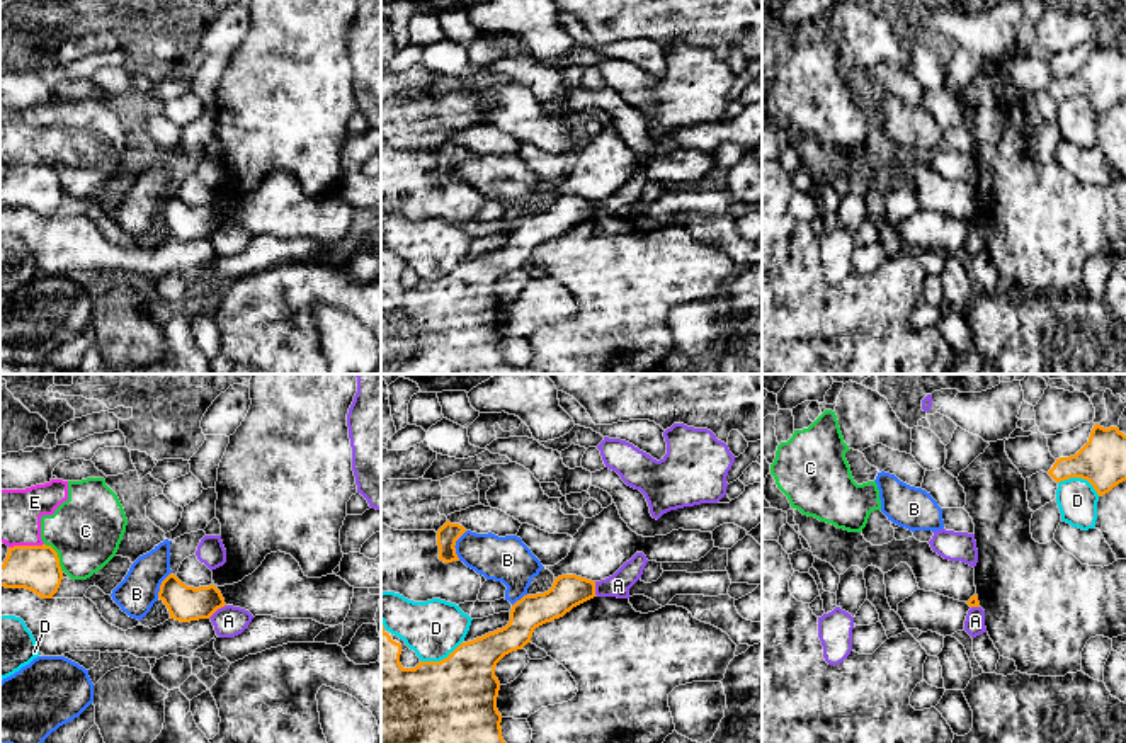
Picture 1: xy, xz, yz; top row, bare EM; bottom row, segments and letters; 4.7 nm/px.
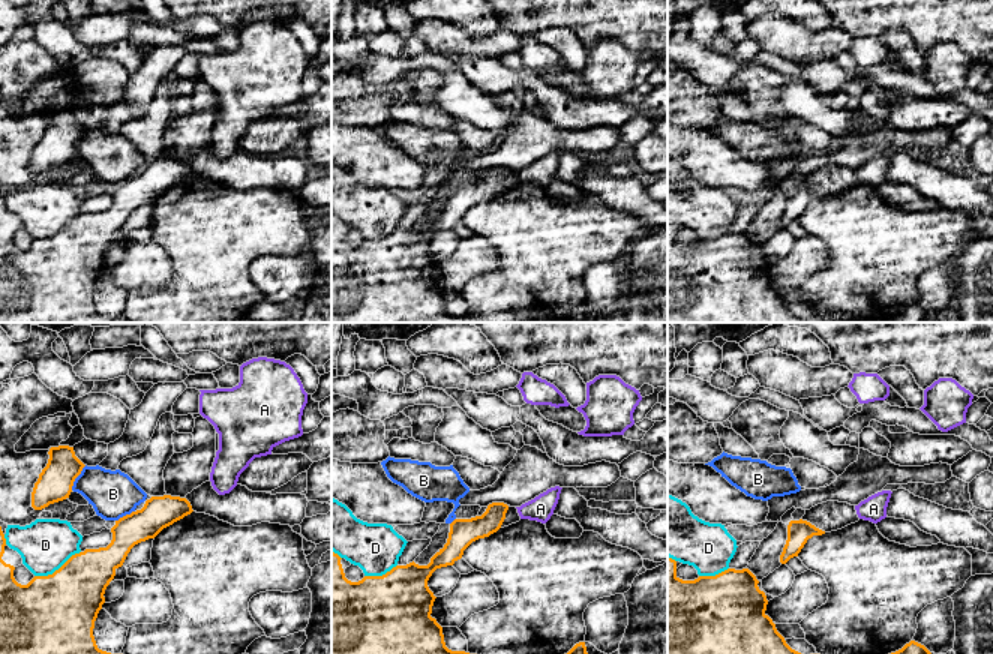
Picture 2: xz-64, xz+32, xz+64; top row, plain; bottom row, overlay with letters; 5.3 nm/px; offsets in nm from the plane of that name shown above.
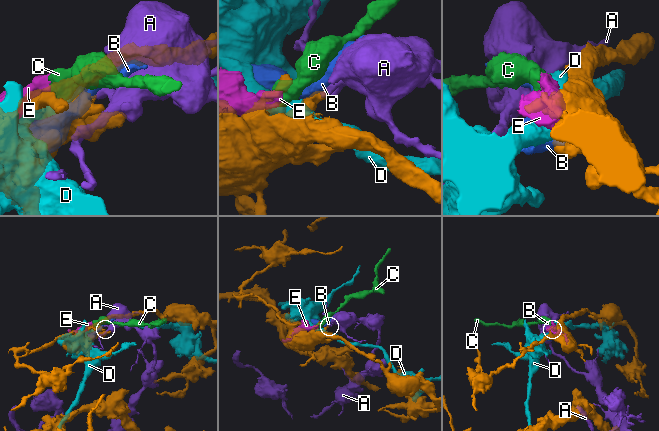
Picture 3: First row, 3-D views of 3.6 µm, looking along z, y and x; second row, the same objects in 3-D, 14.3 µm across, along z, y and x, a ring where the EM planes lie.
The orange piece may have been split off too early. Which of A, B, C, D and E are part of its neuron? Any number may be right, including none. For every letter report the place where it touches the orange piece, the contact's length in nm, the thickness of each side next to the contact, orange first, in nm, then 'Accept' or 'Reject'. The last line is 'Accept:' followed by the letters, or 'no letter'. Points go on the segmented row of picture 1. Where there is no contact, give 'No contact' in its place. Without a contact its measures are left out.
A: Touches orange at xy (216, 609). Shared border 110 nm. Thickness 170 nm (orange) against 150 nm. Reject
B: Touches orange at xz (454, 544). Shared border 150 nm. Thickness 100 nm (orange) against 220 nm. Reject
C: Touches orange at xy (56, 556). Shared border 170 nm. Thickness 220 nm (orange) against 340 nm. Reject
D: Touches orange at yz (1080, 476). Shared border 220 nm. Thickness 220 nm (orange) against 190 nm. Reject
E: Touches orange at xy (26, 546). Shared border 170 nm. Thickness 220 nm (orange) against 260 nm. Reject
Accept: no letter

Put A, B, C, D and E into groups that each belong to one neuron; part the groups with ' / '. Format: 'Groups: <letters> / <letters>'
Groups: A / B / C E / D

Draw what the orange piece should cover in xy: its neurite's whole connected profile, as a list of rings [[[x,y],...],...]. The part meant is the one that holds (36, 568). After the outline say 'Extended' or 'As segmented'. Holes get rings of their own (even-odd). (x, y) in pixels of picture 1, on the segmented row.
[[[14,546],[0,566],[0,587],[26,588],[53,598],[63,580],[58,553],[51,546]]]. As segmented

